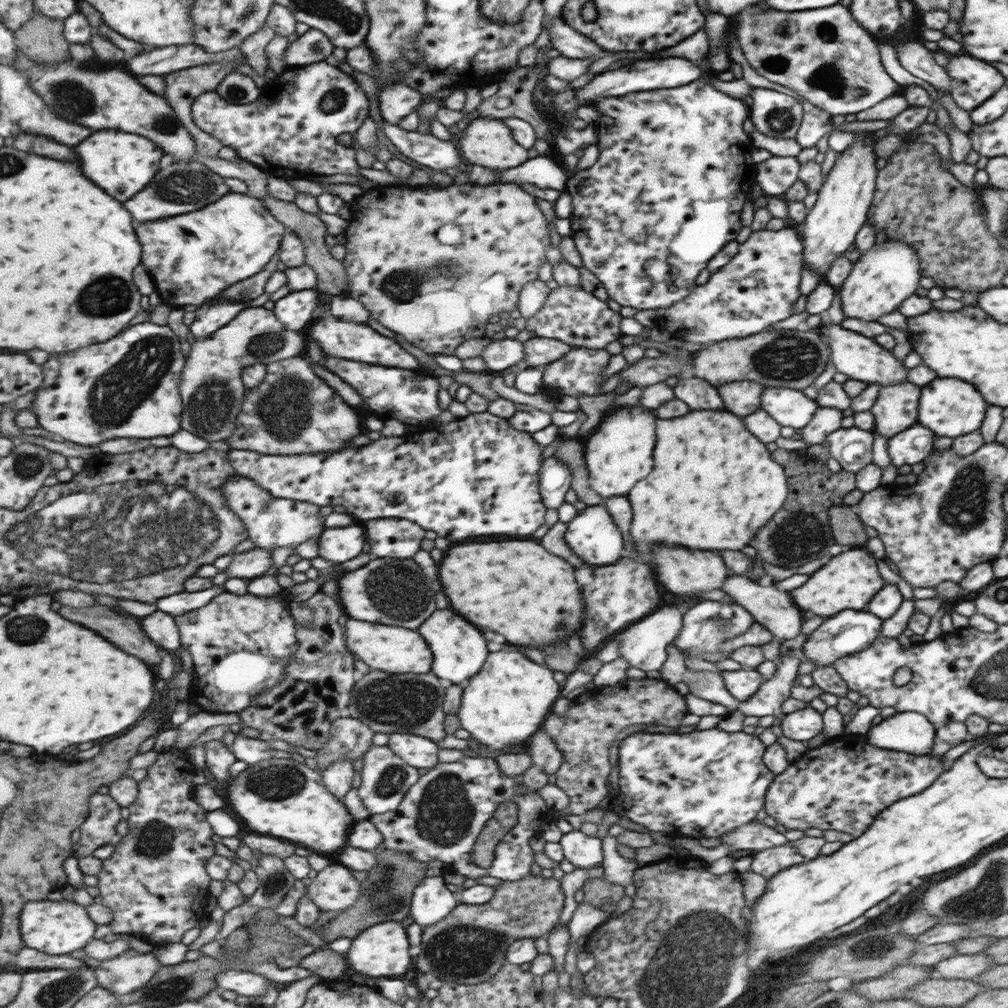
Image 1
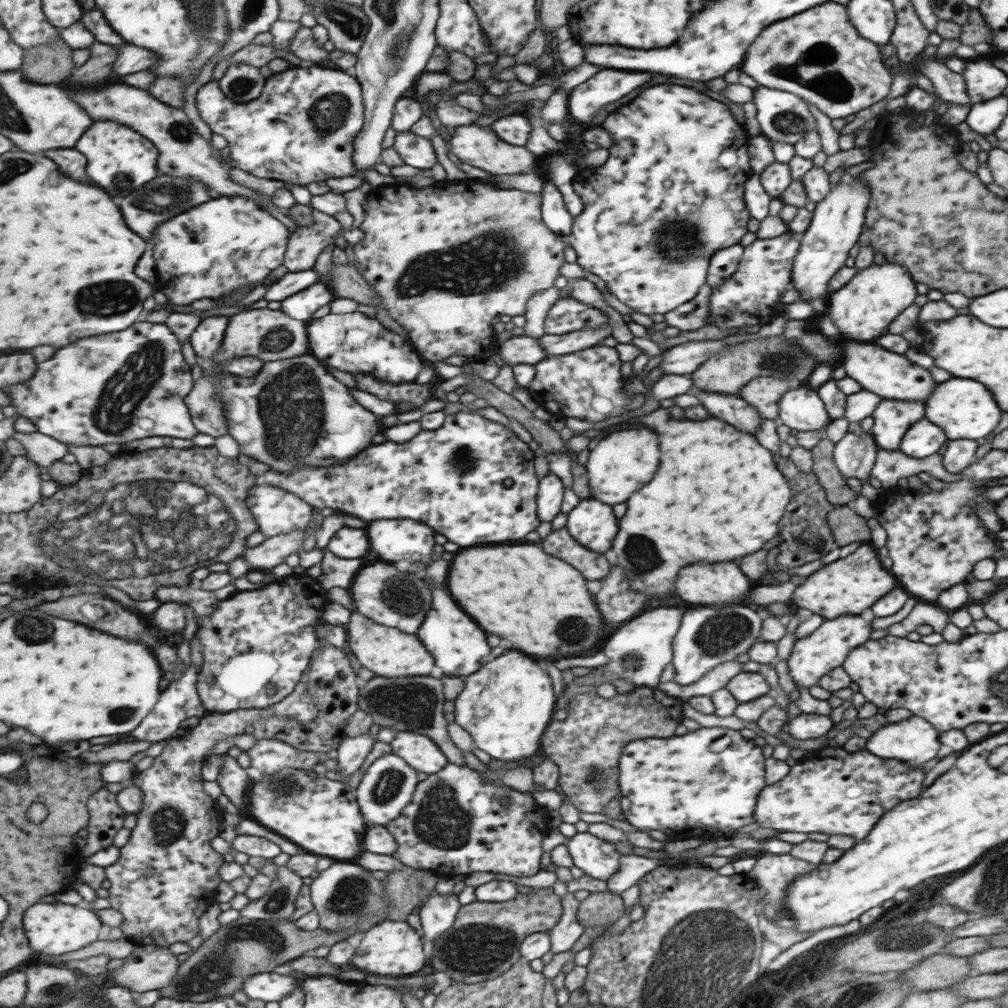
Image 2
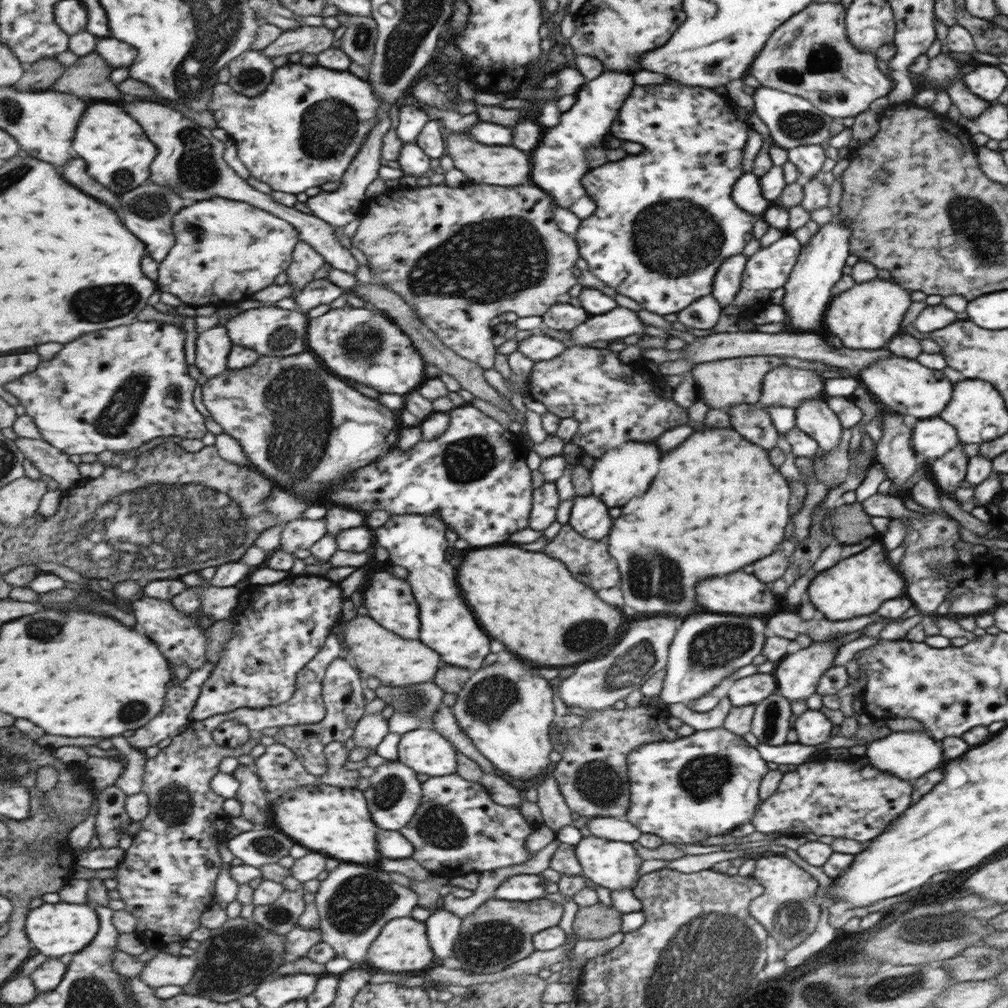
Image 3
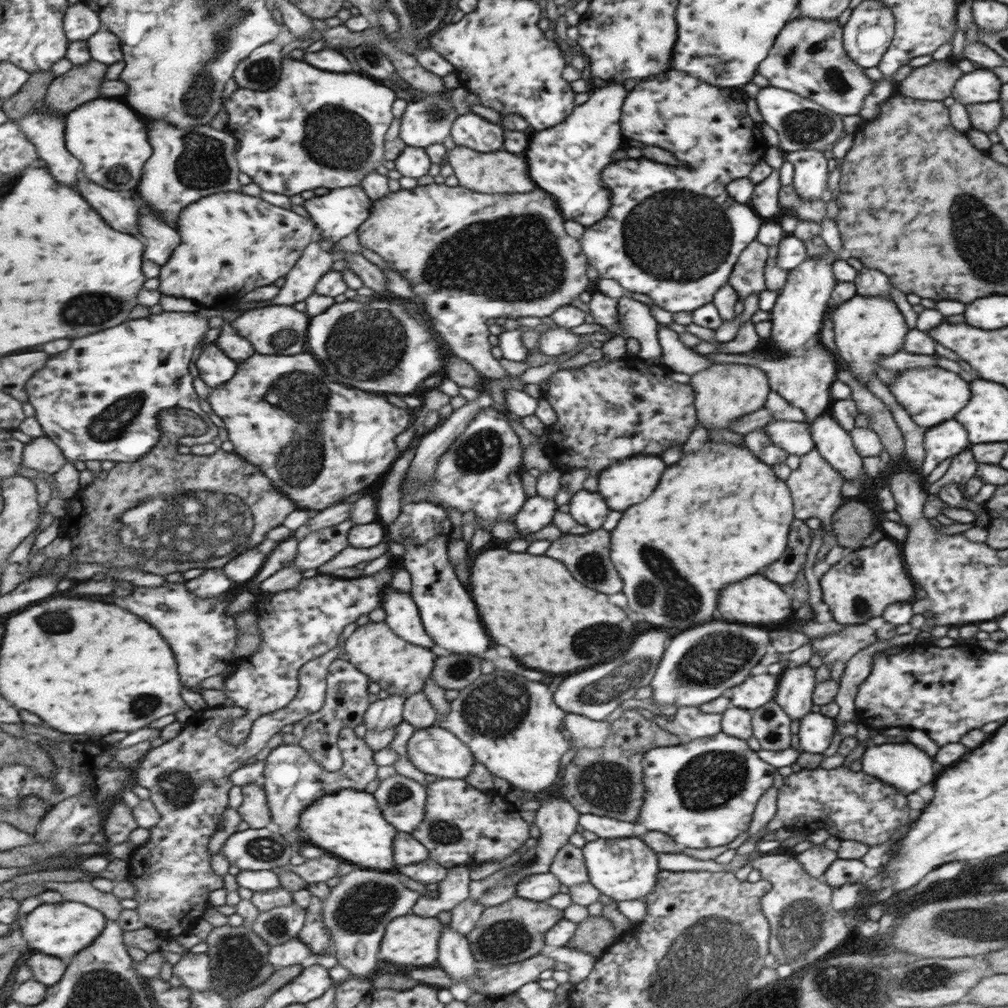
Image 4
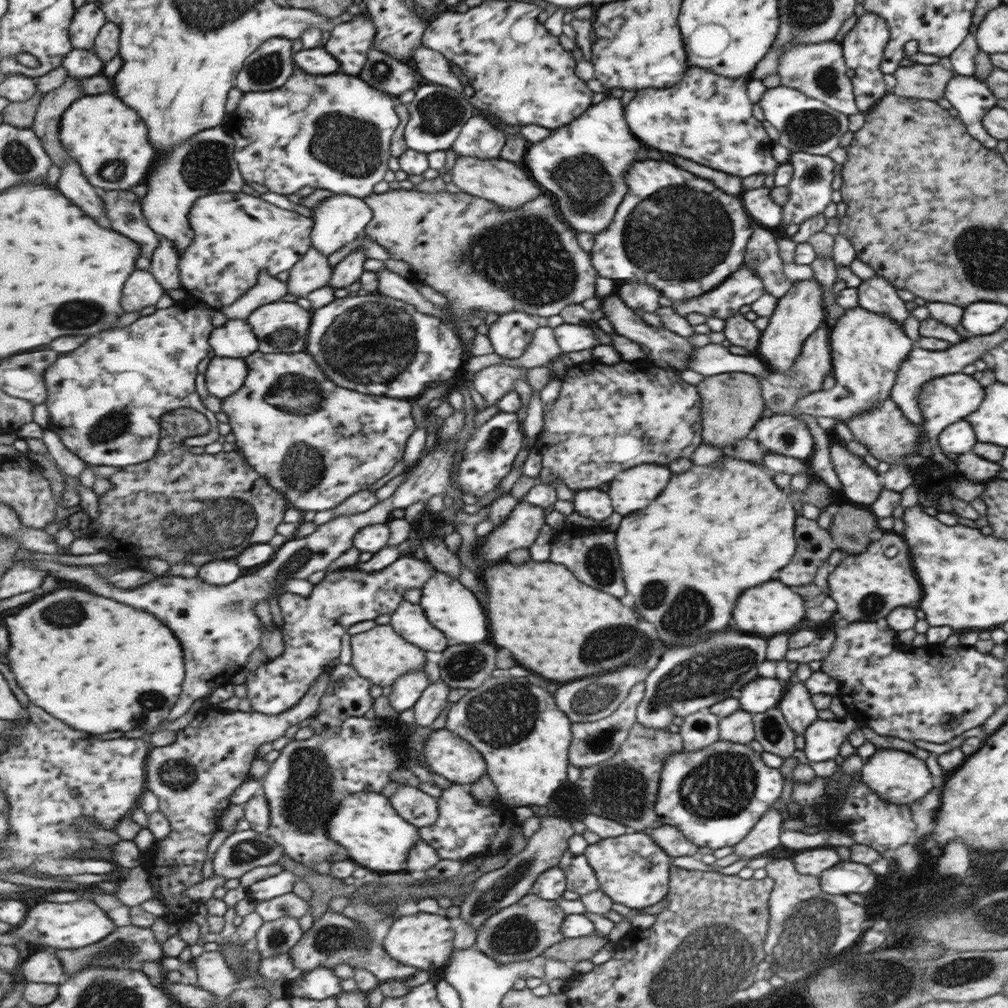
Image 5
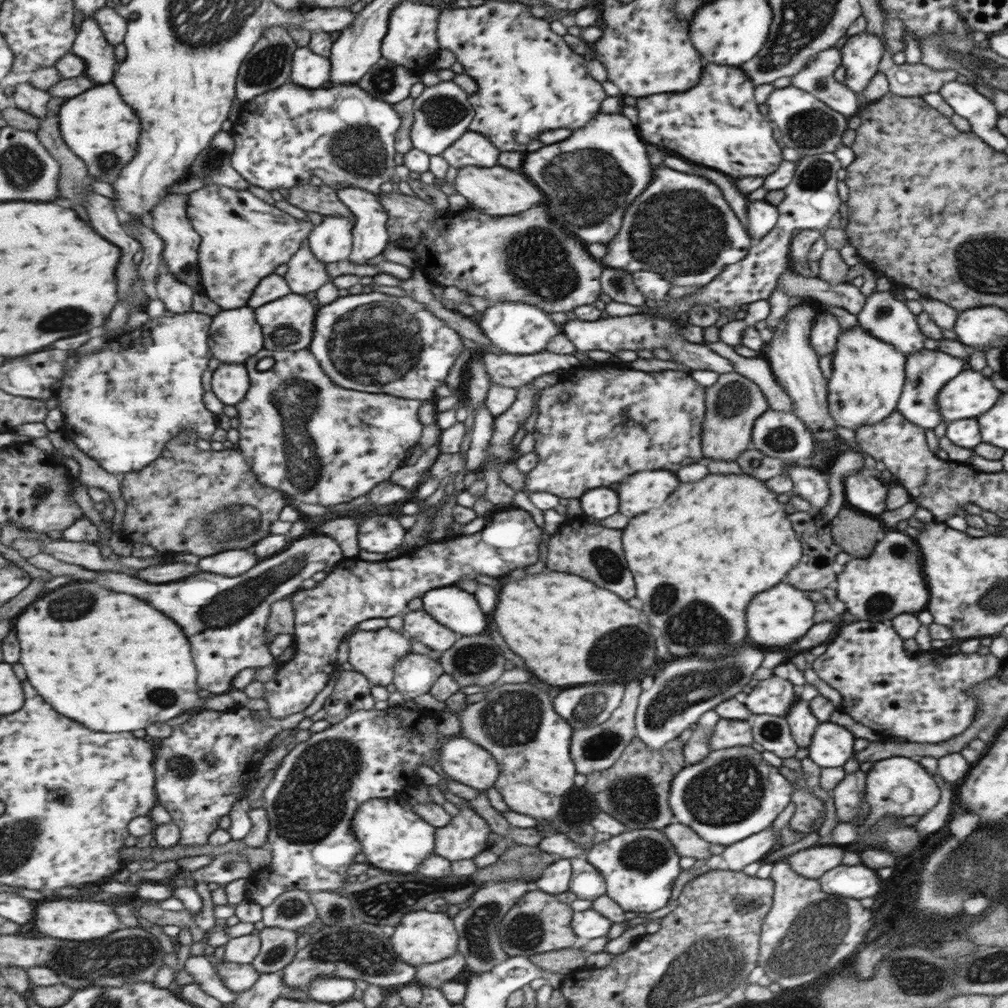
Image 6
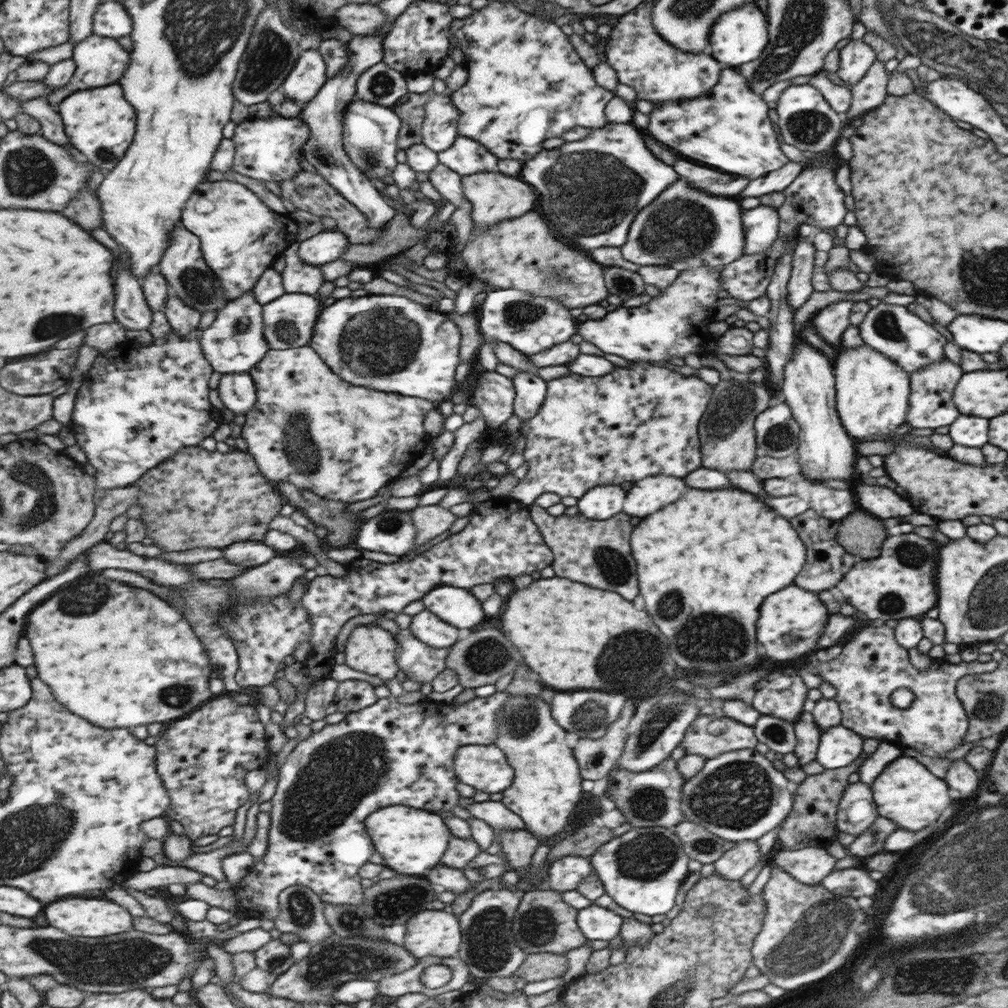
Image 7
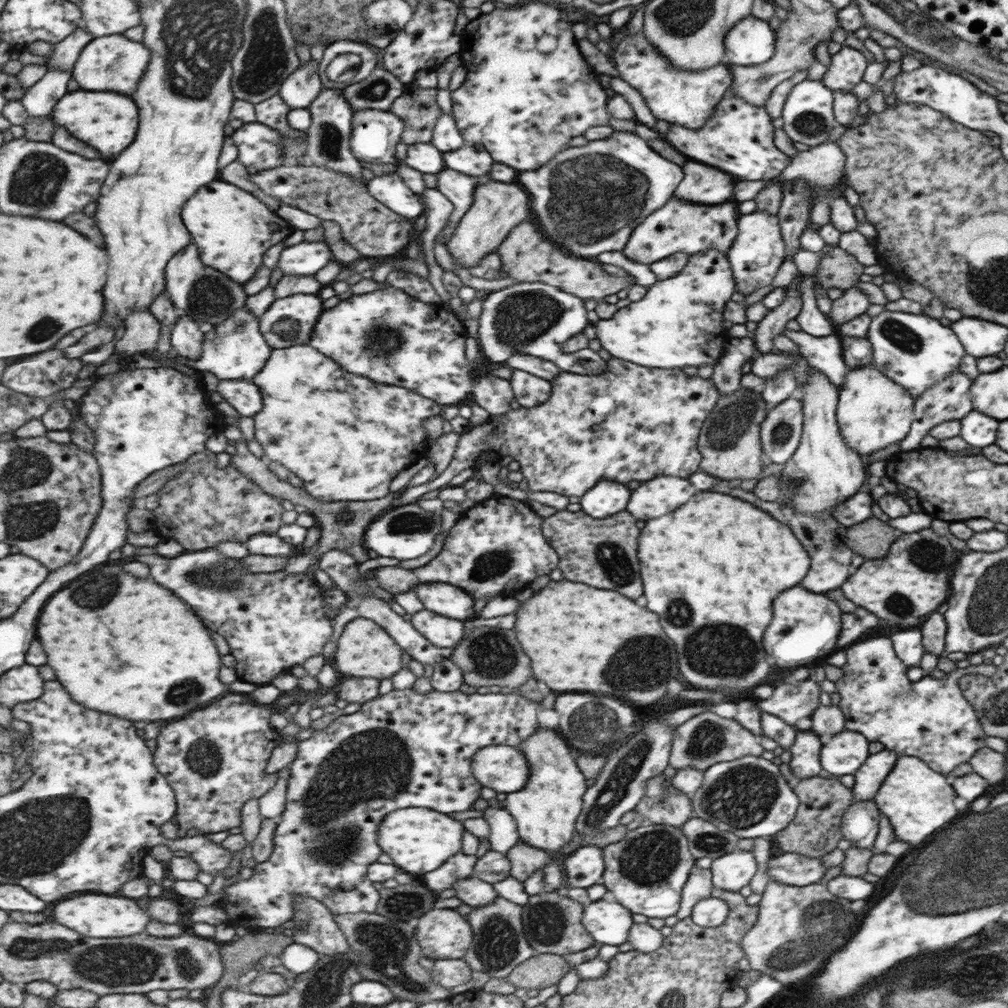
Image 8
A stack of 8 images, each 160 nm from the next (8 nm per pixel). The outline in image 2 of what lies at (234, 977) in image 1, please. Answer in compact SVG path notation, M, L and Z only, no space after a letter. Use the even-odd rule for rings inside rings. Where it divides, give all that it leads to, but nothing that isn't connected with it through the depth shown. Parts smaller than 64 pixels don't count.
M263 973L251 976L243 991L255 1000L266 1002L281 1002L290 992L302 987L297 978L294 976L281 976L281 974Z

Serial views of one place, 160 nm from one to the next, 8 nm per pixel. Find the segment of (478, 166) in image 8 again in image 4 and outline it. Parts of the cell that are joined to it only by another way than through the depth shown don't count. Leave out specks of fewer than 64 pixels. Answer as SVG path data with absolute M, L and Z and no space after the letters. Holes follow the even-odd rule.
M471 112L459 115L450 127L450 136L457 146L466 146L480 153L490 153L502 148L503 130Z

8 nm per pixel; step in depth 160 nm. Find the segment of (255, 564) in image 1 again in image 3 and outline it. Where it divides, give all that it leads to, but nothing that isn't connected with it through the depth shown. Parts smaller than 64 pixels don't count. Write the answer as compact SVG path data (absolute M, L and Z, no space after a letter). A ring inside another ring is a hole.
M295 520L289 522L280 536L279 549L290 554L297 550L310 550L310 548L327 535L327 522L321 520Z

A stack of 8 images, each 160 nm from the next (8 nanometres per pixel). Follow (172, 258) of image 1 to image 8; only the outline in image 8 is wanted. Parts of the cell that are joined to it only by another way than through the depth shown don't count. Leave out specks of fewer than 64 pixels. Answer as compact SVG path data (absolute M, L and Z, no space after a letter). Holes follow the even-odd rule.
M220 178L210 184L211 186L203 186L203 190L199 190L199 194L187 202L183 208L183 220L199 244L199 250L203 250L203 262L245 285L263 266L265 252L298 230L295 227L289 228L283 218L269 210L251 192Z

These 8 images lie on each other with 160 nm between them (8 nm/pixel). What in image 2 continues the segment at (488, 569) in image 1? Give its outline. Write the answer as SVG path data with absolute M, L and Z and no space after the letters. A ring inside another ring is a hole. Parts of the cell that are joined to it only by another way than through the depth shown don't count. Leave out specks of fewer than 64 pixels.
M535 544L519 546L481 546L459 550L447 574L447 590L455 594L455 602L483 626L483 630L497 634L507 640L511 648L535 656L573 656L575 652L587 650L601 638L601 618L594 602L594 596L585 590L582 574L569 564L543 554Z

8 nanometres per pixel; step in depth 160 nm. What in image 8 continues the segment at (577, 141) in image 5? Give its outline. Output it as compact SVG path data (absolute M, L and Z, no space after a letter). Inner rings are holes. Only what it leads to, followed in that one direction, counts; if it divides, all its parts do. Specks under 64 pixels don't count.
M619 131L579 148L561 150L547 166L517 176L531 194L531 210L547 236L571 254L591 259L601 252L620 251L629 232L674 196L679 180L679 166L655 154L639 136Z

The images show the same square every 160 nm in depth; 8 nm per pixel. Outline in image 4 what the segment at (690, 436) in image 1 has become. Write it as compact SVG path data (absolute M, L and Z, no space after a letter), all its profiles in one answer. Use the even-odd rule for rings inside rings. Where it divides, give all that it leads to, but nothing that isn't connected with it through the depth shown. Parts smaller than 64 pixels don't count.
M707 442L707 444L703 444L701 450L691 452L691 454L683 454L675 464L667 466L667 474L663 474L663 482L659 482L659 490L655 490L655 494L651 494L651 498L647 498L647 502L631 506L631 510L623 510L620 520L610 532L610 561L614 563L614 569L621 576L621 593L627 599L628 609L631 612L641 614L647 626L651 624L651 626L663 626L663 629L673 628L675 634L677 634L677 630L684 631L692 626L713 620L711 614L715 610L717 592L723 586L755 574L757 570L761 570L767 564L775 562L783 554L785 544L787 544L789 524L793 520L791 498L789 498L789 490L787 488L786 484L783 484L783 480L779 480L771 470L771 467L767 466L767 463L763 463L758 458L755 458L755 454L752 454L749 448L741 445L737 446L735 443Z

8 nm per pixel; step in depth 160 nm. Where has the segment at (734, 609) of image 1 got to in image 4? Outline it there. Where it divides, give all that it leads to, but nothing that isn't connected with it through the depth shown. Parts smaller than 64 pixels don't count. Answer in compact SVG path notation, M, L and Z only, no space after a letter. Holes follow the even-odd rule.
M725 620L723 622L704 622L683 632L677 632L669 637L653 679L650 681L652 700L657 704L673 704L676 707L705 705L706 702L721 697L723 690L741 684L745 680L745 676L749 676L749 672L757 664L757 660L765 654L767 644L769 644L769 640L767 640L767 632L763 628Z

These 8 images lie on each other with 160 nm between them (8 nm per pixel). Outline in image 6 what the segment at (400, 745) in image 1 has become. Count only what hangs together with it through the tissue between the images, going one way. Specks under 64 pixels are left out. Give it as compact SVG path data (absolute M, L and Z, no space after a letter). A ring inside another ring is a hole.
M451 738L442 744L438 768L446 779L478 791L493 787L498 775L498 763L489 752L465 738Z

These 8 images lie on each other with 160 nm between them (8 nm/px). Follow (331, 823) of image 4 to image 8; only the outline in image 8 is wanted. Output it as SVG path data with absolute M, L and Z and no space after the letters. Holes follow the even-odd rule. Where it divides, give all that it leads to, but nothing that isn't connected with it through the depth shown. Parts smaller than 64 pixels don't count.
M405 808L395 810L393 814L383 820L383 826L379 828L379 844L383 846L383 852L387 852L397 866L411 874L425 874L435 870L445 858L453 856L461 846L461 821L441 814L428 808Z

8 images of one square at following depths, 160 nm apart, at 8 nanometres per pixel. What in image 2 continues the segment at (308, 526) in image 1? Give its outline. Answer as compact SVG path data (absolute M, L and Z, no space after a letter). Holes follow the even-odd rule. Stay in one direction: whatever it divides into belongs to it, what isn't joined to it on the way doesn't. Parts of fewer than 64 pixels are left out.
M273 485L251 488L247 503L267 539L305 531L313 516L313 508L305 500Z

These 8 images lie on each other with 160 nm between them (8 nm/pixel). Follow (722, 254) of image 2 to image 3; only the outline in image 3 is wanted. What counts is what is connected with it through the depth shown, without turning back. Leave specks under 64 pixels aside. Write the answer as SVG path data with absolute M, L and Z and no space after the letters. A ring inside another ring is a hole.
M739 254L725 258L715 271L710 295L721 304L721 308L730 304L740 287L740 276L745 265L745 257Z

